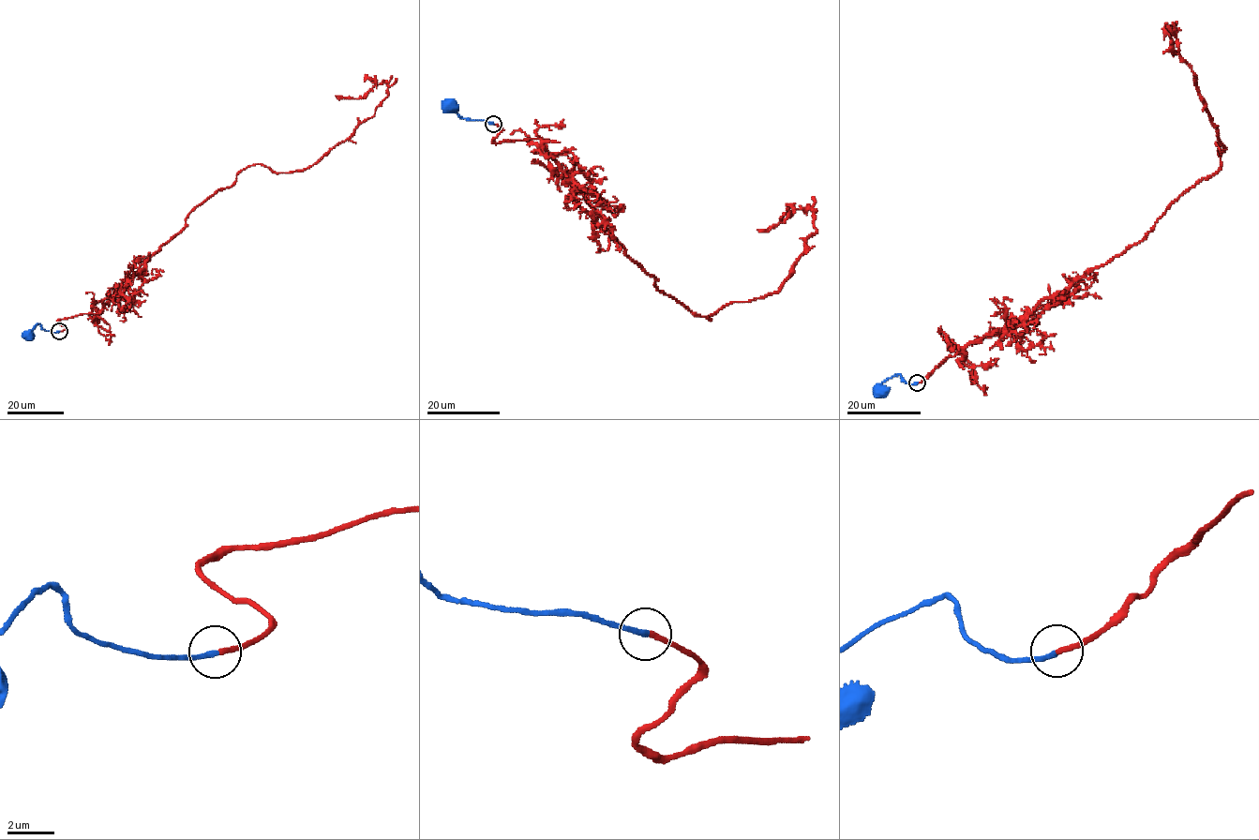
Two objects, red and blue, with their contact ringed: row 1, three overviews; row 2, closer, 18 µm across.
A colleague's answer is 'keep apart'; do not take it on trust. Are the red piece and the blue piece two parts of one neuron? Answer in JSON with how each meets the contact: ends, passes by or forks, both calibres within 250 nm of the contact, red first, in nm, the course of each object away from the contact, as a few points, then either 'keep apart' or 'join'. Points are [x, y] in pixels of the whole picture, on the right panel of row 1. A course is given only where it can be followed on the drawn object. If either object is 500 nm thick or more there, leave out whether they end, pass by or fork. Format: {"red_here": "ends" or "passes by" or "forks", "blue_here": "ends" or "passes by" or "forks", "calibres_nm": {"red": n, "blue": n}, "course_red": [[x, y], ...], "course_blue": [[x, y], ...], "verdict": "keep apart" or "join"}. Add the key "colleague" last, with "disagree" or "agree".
{"red_here": "ends", "blue_here": "ends", "calibres_nm": {"red": 220, "blue": 240}, "course_red": [[917, 382], [1143, 239], [1171, 203], [1218, 171], [1217, 142], [1225, 149], [1175, 32], [1171, 51]], "course_blue": [[917, 382], [906, 382], [897, 375], [882, 383], [882, 392]], "verdict": "join", "colleague": "disagree"}

